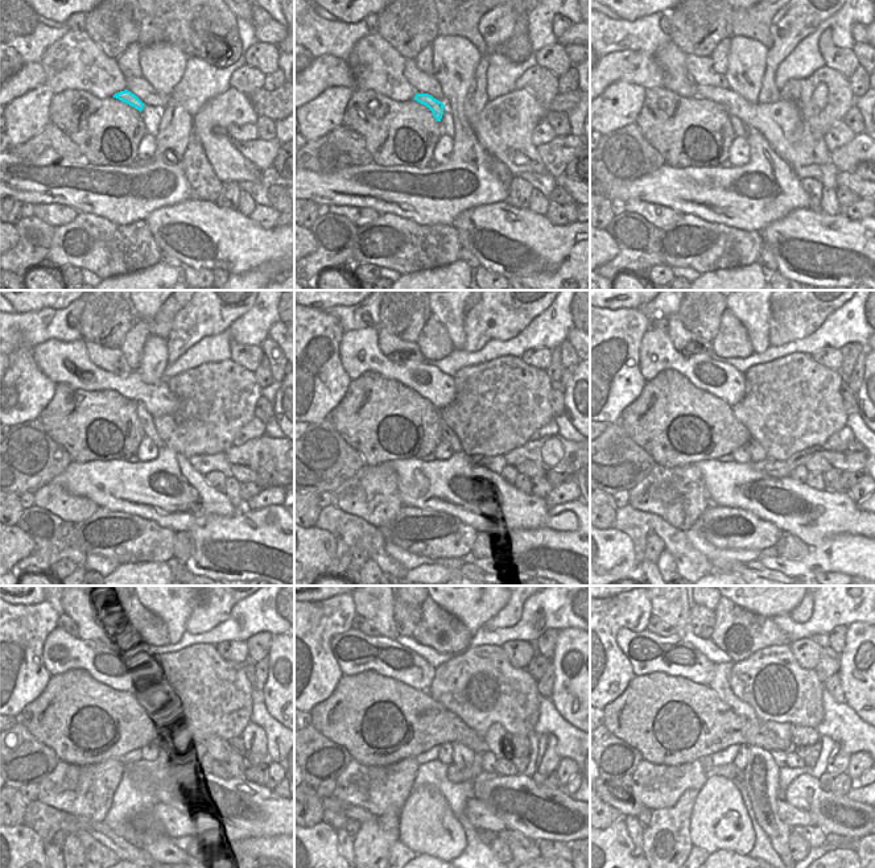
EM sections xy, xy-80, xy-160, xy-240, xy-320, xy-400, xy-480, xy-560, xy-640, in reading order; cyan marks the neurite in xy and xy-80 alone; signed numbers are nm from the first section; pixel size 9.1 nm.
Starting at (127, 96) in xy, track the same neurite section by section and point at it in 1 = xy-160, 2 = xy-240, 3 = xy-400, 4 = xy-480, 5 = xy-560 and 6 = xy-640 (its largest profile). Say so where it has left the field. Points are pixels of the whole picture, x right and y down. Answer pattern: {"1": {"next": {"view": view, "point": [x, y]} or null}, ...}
{"1": {"next": {"view": "xy-160", "point": [739, 128]}}, "2": {"next": {"view": "xy-240", "point": [147, 420]}}, "3": {"next": {"view": "xy-400", "point": [758, 453]}}, "4": {"next": {"view": "xy-480", "point": [166, 748]}}, "5": {"next": {"view": "xy-560", "point": [462, 756]}}, "6": {"next": {"view": "xy-640", "point": [760, 776]}}}

